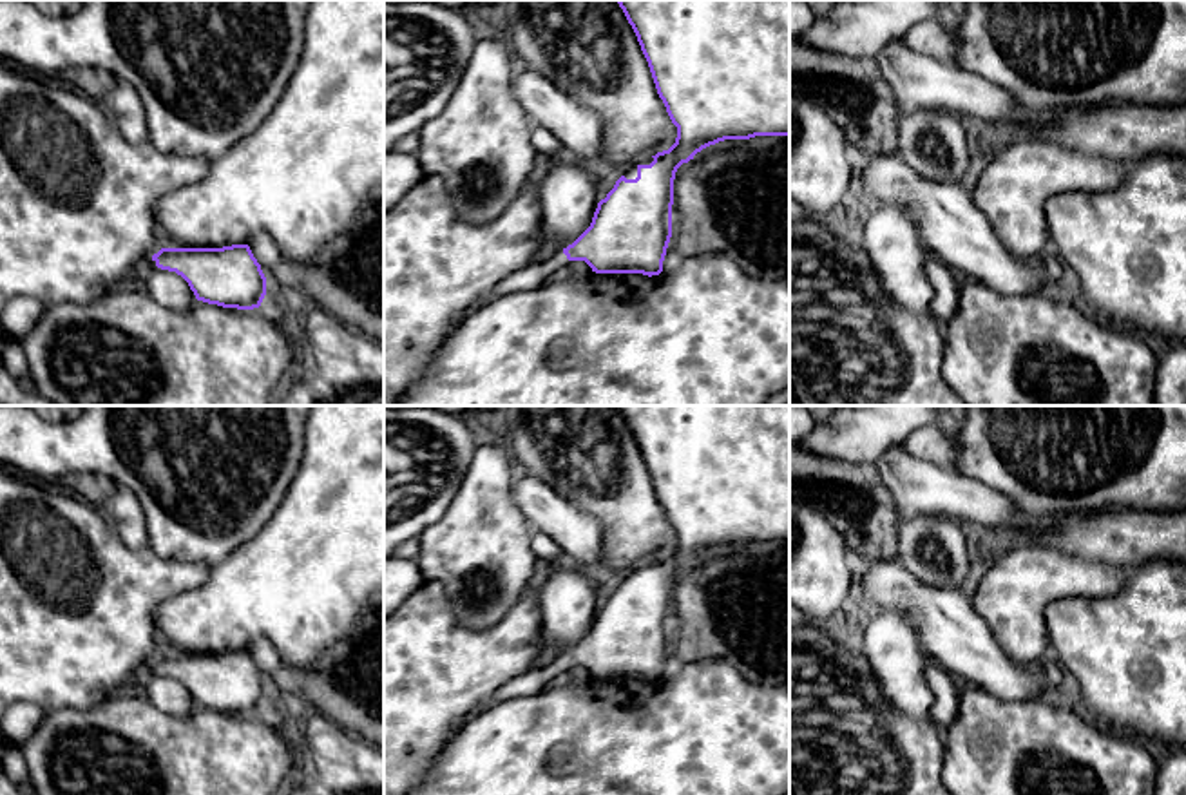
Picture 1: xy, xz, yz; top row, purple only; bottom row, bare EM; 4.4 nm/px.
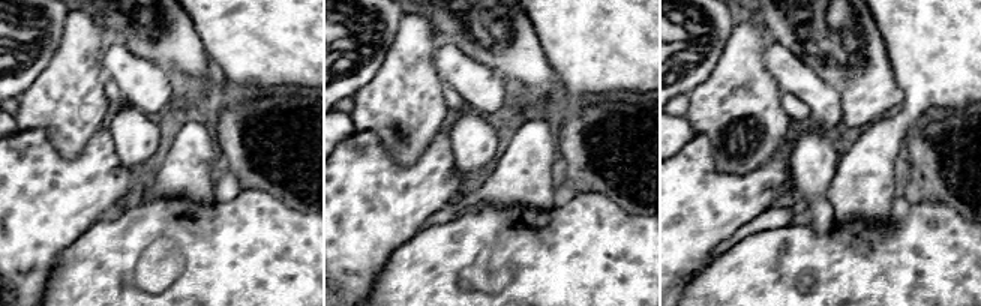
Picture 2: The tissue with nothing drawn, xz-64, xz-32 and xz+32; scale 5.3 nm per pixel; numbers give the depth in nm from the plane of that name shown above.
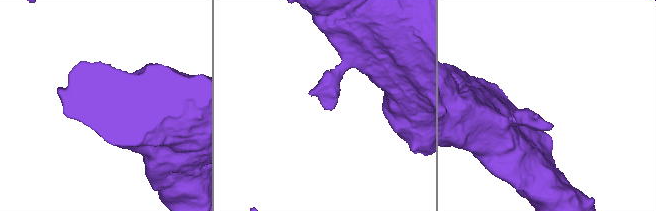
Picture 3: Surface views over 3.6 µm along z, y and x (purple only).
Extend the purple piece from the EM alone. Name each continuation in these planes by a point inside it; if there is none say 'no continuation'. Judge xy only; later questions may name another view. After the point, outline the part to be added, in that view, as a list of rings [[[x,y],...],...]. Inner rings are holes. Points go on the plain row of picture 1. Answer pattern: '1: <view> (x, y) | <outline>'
no continuation

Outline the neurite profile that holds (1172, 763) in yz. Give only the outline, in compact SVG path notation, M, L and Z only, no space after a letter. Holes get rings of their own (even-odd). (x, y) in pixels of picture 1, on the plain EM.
M1186 748L1159 753L1155 795L1186 795Z

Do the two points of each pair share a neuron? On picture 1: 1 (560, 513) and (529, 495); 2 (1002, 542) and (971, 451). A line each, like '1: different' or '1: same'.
1: same
2: same

